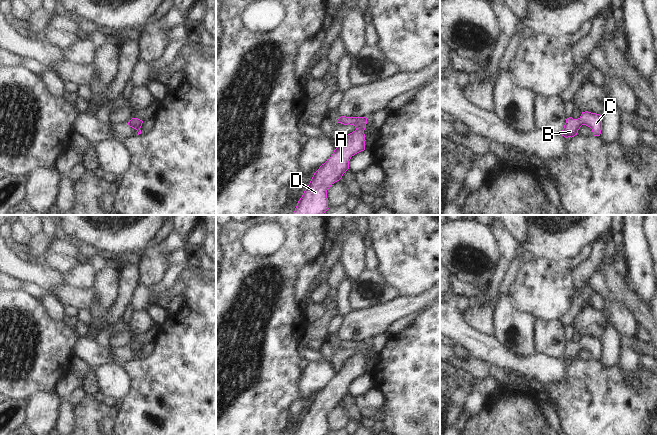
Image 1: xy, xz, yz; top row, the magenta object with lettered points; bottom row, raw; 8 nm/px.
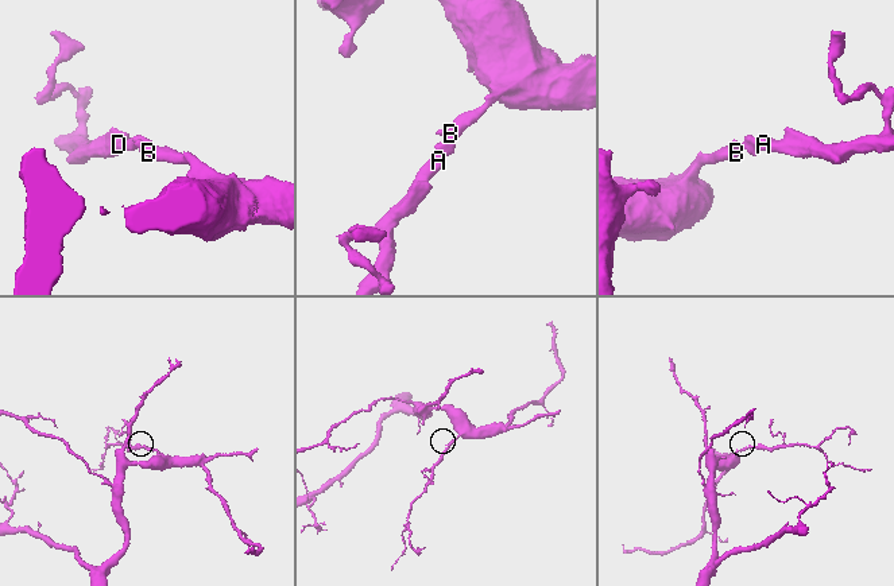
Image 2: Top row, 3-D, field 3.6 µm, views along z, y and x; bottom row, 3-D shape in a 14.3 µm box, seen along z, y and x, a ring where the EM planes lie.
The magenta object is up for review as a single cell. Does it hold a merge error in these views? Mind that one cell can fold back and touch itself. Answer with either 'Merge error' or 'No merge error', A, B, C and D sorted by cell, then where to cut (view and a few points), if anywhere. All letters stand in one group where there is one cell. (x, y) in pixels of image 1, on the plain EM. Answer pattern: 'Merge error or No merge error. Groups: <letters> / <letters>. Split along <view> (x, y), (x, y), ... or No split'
No merge error. Groups: A B C D. No split

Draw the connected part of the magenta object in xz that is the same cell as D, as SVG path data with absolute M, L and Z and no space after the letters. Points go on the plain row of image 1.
M341 340L337 347L353 349L356 354L343 362L331 381L314 397L295 435L327 435L327 414L349 393L351 381L365 374L366 341Z

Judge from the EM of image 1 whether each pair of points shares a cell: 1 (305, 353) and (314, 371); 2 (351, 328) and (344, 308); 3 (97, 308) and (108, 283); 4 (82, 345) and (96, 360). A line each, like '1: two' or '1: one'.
1: two
2: two
3: one
4: one

